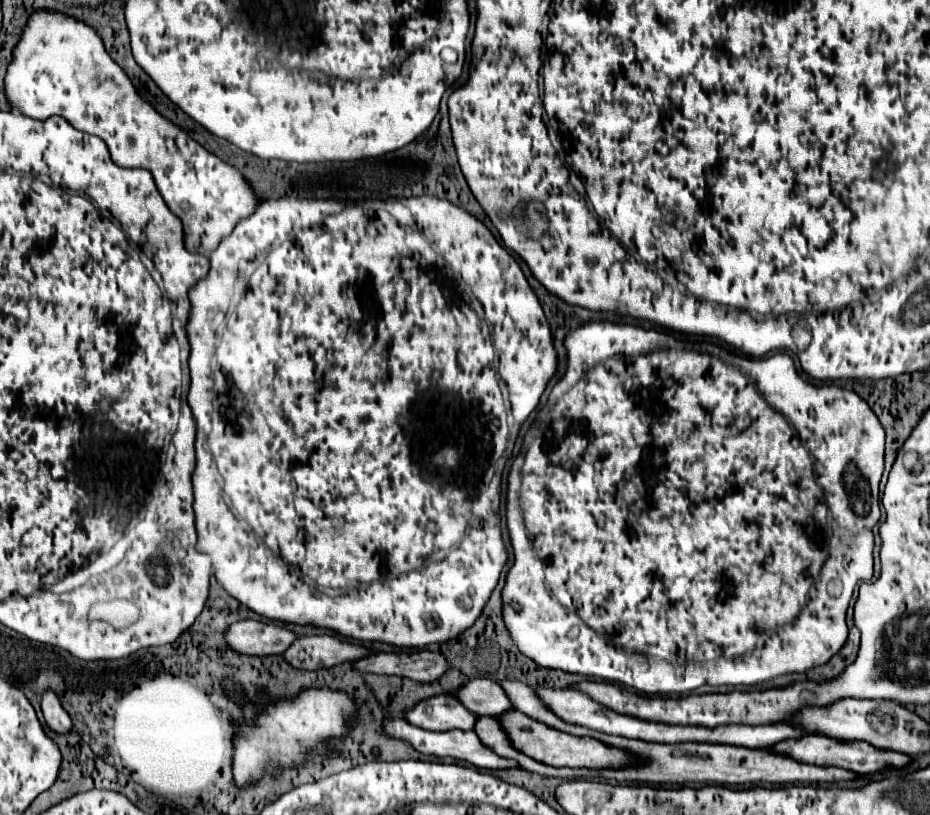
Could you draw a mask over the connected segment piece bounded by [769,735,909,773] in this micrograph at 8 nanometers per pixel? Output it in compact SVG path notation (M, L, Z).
M803 735L799 739L785 739L779 741L777 745L769 747L771 753L777 755L785 755L785 757L793 757L795 761L805 761L809 765L821 765L821 767L841 767L853 773L877 773L885 767L903 767L909 757L897 751L883 751L877 749L865 741L837 741L825 735Z

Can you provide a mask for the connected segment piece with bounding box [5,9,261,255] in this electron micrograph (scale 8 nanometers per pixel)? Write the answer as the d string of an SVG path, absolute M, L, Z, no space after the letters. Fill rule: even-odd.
M37 9L29 17L19 43L13 49L13 59L7 67L5 97L11 109L21 111L25 117L45 121L51 115L61 115L75 129L101 137L115 165L131 169L139 167L153 173L157 189L167 207L183 221L185 247L189 251L199 255L209 255L215 251L221 239L233 231L237 221L253 215L261 201L253 185L237 167L221 161L217 155L201 147L187 135L187 131L157 113L149 101L143 101L127 73L109 57L99 33L91 25L85 25L83 21L77 21L75 17L69 17L61 11Z

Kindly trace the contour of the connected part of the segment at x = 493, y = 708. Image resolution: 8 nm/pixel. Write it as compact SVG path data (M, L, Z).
M469 679L459 689L451 691L455 697L461 697L461 703L467 709L473 709L477 715L501 715L503 711L511 709L511 703L499 683L491 679Z

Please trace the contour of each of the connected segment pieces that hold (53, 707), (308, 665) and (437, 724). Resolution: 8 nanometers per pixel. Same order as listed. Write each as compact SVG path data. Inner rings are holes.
M47 689L41 695L41 709L43 709L43 717L47 721L47 725L57 731L57 733L67 733L71 731L71 717L67 715L67 711L63 709L59 697L55 695L55 691Z
M311 635L295 639L293 645L289 645L289 649L283 653L283 659L295 669L317 671L345 661L357 661L365 655L369 655L367 649L343 643L333 635Z
M437 695L419 701L413 709L403 713L405 721L427 731L451 731L473 729L477 715L467 711L455 697Z

